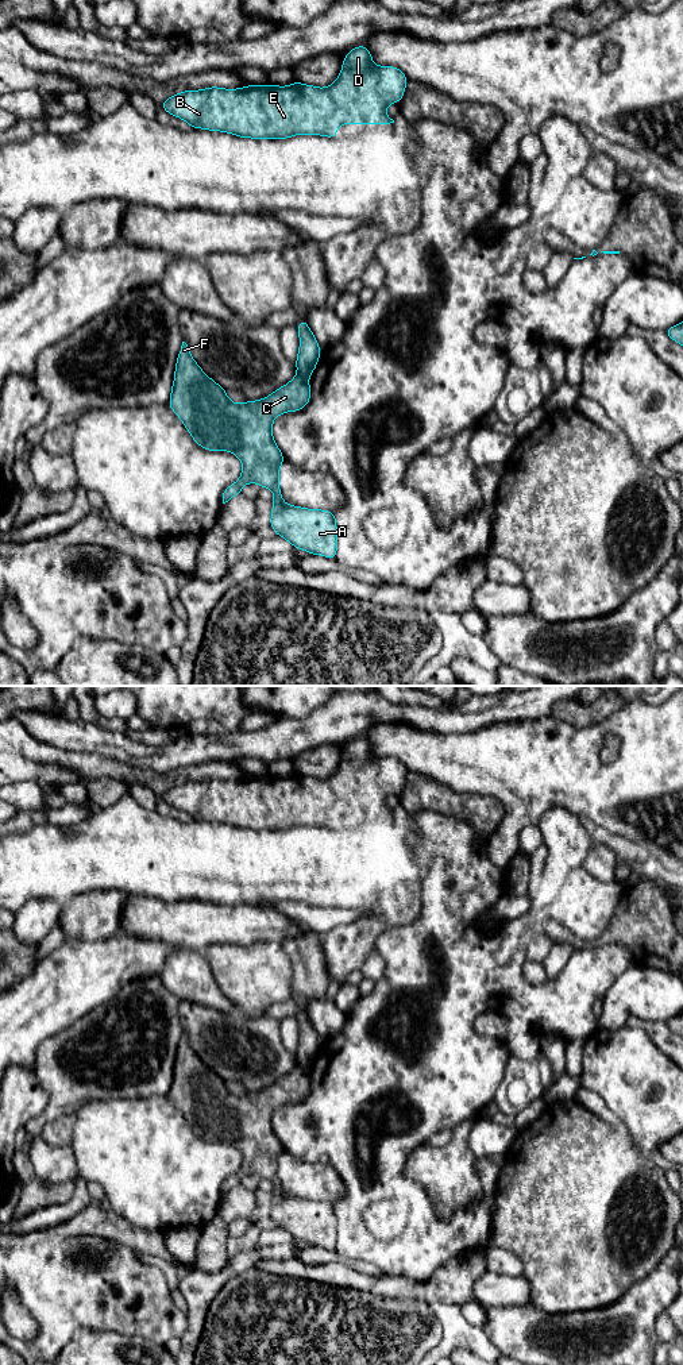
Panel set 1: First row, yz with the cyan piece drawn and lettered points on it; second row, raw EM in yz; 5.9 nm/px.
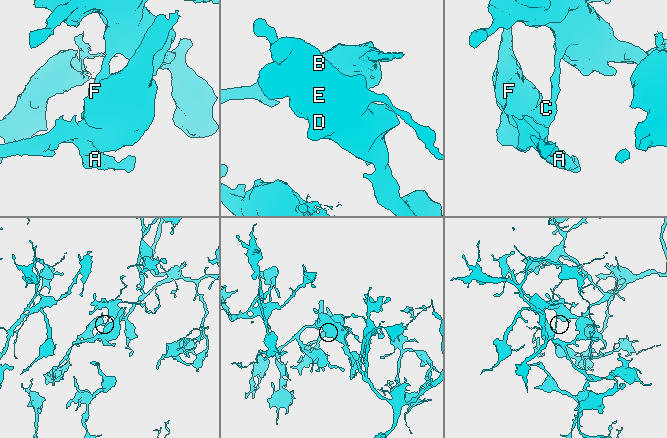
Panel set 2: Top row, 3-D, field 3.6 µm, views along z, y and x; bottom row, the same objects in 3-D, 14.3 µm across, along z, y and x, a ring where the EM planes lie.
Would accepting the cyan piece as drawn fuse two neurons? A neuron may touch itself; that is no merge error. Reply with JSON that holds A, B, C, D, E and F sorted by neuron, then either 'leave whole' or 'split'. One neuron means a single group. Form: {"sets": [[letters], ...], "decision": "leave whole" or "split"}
{"sets": [["A", "C", "F"], ["B", "D", "E"]], "decision": "split"}

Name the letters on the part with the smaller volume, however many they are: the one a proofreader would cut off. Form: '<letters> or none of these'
A, C, F

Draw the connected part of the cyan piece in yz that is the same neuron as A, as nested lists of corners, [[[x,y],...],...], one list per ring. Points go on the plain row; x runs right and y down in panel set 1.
[[[182,1033],[175,1053],[169,1098],[180,1108],[196,1135],[212,1144],[216,1141],[234,1144],[240,1150],[243,1157],[240,1169],[225,1179],[223,1195],[240,1185],[242,1179],[251,1173],[271,1180],[274,1189],[270,1218],[277,1227],[286,1230],[294,1239],[336,1250],[337,1218],[335,1206],[327,1200],[286,1196],[279,1180],[279,1157],[285,1150],[271,1125],[273,1113],[282,1104],[304,1100],[310,1087],[309,1071],[297,1065],[289,1075],[274,1081],[266,1090],[234,1095],[227,1088],[227,1083],[201,1061],[192,1049],[188,1036]]]

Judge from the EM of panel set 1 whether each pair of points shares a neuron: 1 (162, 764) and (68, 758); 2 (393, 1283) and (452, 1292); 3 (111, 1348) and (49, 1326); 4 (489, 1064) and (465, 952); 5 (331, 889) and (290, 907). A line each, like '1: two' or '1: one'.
1: two
2: one
3: two
4: one
5: two

